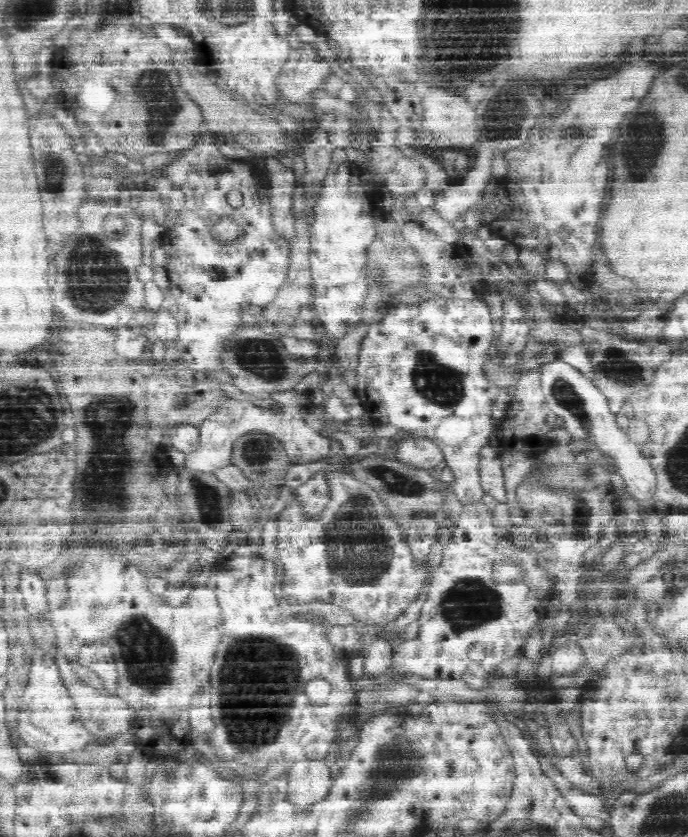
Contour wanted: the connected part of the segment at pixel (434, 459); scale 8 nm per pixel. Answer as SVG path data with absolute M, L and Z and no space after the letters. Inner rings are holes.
M416 435L399 441L392 456L406 462L409 466L424 467L424 469L434 467L444 460L441 445L437 441Z

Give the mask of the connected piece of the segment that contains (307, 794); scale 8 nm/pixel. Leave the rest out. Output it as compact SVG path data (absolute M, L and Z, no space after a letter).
M305 758L293 762L287 771L288 794L286 799L305 807L324 798L331 789L334 776L324 758Z

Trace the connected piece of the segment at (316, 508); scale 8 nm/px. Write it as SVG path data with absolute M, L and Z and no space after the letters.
M322 472L314 473L303 484L294 489L295 504L300 506L304 520L308 523L320 521L322 512L330 502L330 489Z

